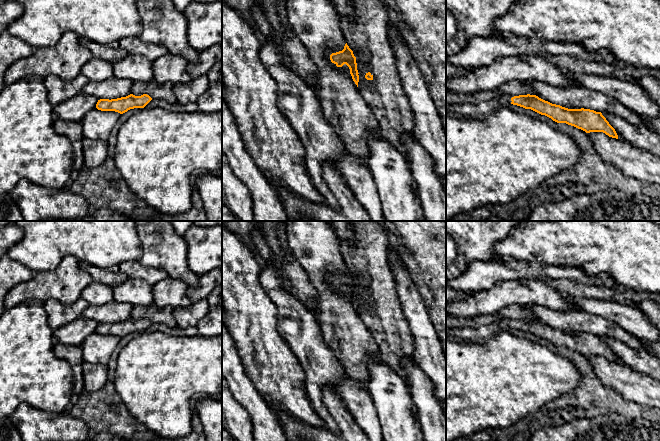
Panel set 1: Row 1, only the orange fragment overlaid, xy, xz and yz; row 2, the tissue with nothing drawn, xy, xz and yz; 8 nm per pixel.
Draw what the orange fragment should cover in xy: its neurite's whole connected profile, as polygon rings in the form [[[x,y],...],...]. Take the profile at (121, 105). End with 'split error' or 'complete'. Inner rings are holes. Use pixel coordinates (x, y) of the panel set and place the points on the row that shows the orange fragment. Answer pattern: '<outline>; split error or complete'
[[[130,94],[117,99],[100,99],[96,104],[96,108],[101,111],[115,111],[123,114],[130,109],[144,108],[151,100],[152,98],[147,94],[141,96]]]; complete

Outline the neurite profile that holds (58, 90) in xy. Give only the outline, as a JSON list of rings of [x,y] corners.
[[[80,74],[76,78],[65,81],[57,76],[50,75],[43,79],[47,90],[48,100],[52,106],[56,106],[83,91],[89,79]]]

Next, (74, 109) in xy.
[[[84,92],[53,106],[54,118],[59,118],[65,121],[81,122],[83,117],[91,110],[96,108],[98,99],[93,95],[85,94]]]

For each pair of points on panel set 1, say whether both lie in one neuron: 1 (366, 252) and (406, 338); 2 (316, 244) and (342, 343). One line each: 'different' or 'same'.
1: same
2: same

